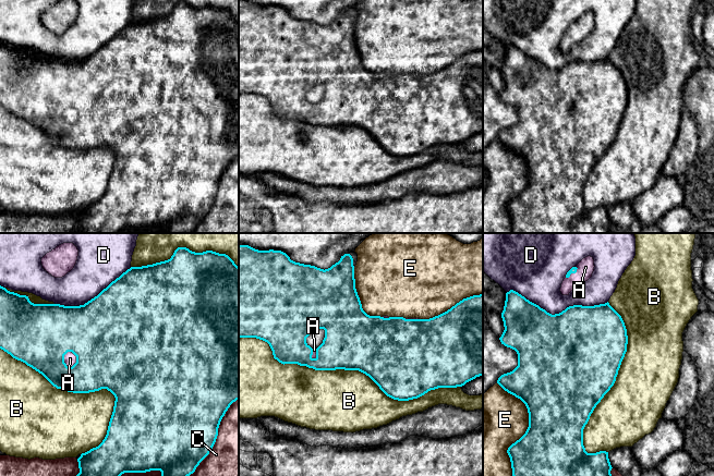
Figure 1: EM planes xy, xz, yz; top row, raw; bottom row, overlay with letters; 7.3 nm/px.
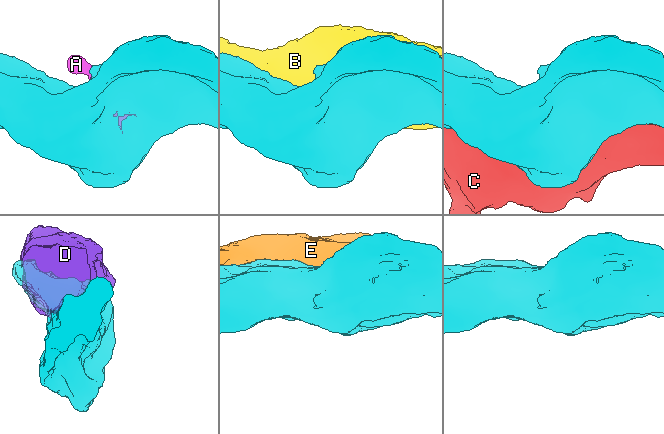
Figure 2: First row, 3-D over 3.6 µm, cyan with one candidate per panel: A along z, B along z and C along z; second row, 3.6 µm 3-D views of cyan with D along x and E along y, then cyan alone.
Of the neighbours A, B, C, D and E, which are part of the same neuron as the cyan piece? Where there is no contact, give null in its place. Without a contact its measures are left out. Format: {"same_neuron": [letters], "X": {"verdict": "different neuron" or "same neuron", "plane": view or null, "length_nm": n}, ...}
{"same_neuron": ["A"], "A": {"verdict": "same neuron", "plane": "xy", "length_nm": 130}, "B": {"verdict": "different neuron", "plane": "xz", "length_nm": 1650}, "C": {"verdict": "different neuron", "plane": "xy", "length_nm": 650}, "D": {"verdict": "different neuron", "plane": "yz", "length_nm": 750}, "E": {"verdict": "different neuron", "plane": "yz", "length_nm": 700}}

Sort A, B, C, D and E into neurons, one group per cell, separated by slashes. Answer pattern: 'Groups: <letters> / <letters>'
Groups: A / B / C / D / E

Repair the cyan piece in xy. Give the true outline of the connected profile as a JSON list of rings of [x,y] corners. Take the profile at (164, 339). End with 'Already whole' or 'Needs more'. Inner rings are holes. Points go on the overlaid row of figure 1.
[[[178,247],[168,260],[131,267],[97,296],[80,306],[34,304],[28,296],[0,285],[0,349],[41,374],[57,389],[73,393],[107,389],[114,395],[107,435],[98,447],[77,459],[80,473],[76,476],[121,476],[124,473],[150,471],[160,471],[161,476],[190,476],[213,450],[222,417],[230,405],[239,400],[239,267],[226,254],[213,251],[195,253],[186,247]]]. Needs more

